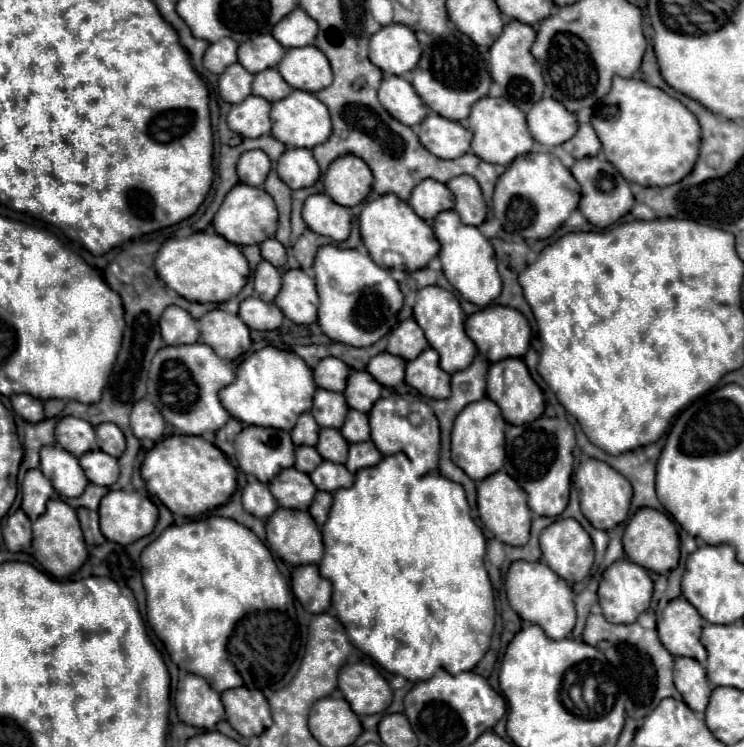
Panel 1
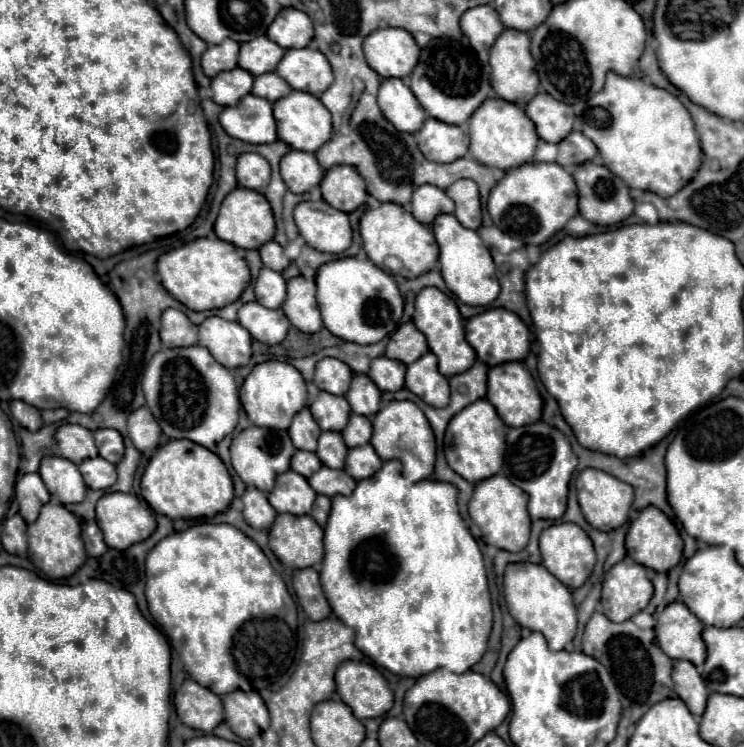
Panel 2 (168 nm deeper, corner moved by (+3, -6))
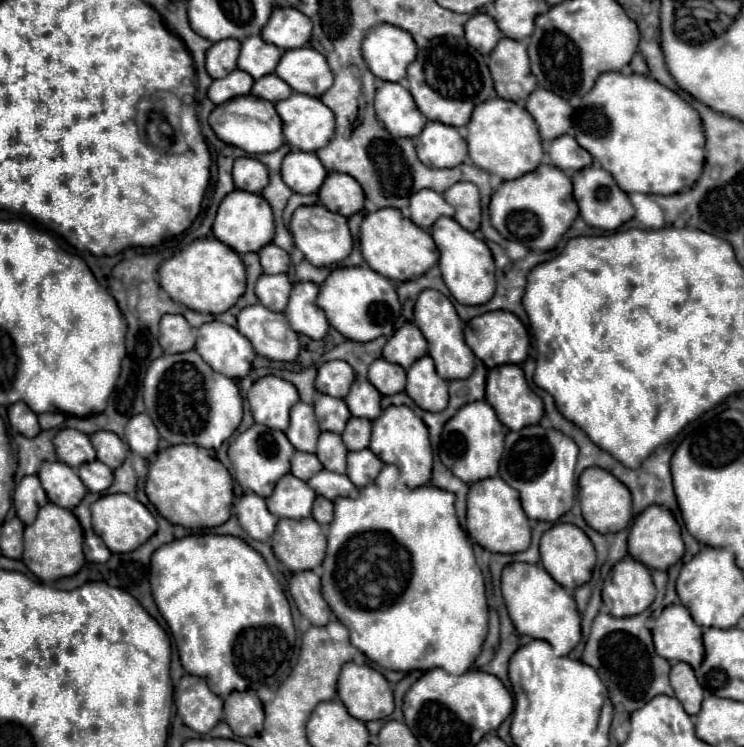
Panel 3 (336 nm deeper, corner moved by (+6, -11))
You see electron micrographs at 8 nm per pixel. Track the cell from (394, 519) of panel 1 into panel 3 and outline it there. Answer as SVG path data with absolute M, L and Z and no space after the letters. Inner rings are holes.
M384 465L384 469L378 473L372 485L360 489L358 499L336 499L334 501L334 521L328 527L328 553L322 563L322 593L328 601L330 609L342 621L350 631L350 643L358 647L370 661L378 663L380 667L392 669L392 671L414 671L414 669L434 669L440 667L444 671L450 671L452 675L466 673L474 659L480 653L480 647L488 633L488 605L486 605L486 592L482 573L476 565L476 557L472 551L472 545L462 535L462 527L456 517L454 509L454 495L450 491L442 491L434 485L422 485L416 489L408 489L404 483L398 481L398 473L394 465Z

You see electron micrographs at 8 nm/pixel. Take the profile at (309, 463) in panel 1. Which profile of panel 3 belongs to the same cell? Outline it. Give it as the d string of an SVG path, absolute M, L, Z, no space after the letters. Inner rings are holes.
M296 451L292 457L292 475L296 475L302 481L308 481L312 475L322 471L322 463L312 453Z

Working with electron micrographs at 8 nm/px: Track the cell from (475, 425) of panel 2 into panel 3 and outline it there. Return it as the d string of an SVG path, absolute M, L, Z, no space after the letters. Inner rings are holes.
M474 401L460 407L458 413L446 423L440 443L442 463L464 483L476 483L480 479L496 477L500 457L504 453L504 437L508 429L494 415L494 409L486 401Z

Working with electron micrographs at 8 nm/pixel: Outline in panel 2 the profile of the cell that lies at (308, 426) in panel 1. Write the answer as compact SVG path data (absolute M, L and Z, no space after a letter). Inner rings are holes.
M305 408L301 410L295 418L293 424L289 428L289 436L293 440L293 446L299 450L309 450L315 452L317 448L317 438L321 434L321 428L317 426L317 422L313 420L311 412Z

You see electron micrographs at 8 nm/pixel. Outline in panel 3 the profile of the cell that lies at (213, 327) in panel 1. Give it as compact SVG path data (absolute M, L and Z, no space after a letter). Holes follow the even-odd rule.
M220 321L204 323L198 329L196 351L210 363L210 367L230 379L242 379L248 375L252 361L256 359L250 341L238 333L236 327L230 327Z

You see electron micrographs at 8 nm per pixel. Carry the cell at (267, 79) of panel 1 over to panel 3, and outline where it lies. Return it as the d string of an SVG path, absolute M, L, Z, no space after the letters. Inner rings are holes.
M274 73L264 75L262 79L254 81L254 87L252 87L252 95L260 97L260 99L266 99L266 101L272 101L272 103L290 97L290 93L292 93L290 85Z

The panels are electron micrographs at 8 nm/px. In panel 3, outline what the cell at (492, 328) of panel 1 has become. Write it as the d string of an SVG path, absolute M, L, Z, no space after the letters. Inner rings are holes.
M488 311L484 315L478 315L470 319L464 325L464 337L468 347L474 351L478 359L484 361L486 367L498 367L504 363L524 363L528 353L528 331L522 325L522 321L510 313L510 311Z

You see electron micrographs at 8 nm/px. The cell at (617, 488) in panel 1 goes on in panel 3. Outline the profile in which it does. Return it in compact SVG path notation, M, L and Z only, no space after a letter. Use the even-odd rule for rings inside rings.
M588 467L580 475L578 485L580 485L578 497L580 497L580 505L582 505L582 515L584 515L584 521L592 529L606 535L606 533L618 533L628 527L628 523L632 519L632 495L630 495L628 487L624 483L620 483L610 471L600 469L600 467Z

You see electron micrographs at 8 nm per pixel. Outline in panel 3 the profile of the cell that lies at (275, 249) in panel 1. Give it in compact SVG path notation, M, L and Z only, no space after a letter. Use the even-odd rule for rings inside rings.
M274 243L262 247L262 251L258 251L258 257L264 267L264 273L286 273L290 269L290 255Z

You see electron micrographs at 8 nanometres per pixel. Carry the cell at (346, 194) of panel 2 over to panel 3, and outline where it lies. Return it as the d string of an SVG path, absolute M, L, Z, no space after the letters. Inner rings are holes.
M328 173L318 191L318 199L326 209L344 217L352 217L364 209L364 191L360 183L346 173Z

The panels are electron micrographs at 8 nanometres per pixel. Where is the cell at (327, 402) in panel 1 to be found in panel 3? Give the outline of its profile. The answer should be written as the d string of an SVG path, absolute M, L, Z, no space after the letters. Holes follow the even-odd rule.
M322 395L314 407L316 407L316 417L322 431L342 433L348 419L352 417L344 399L336 399L330 395Z

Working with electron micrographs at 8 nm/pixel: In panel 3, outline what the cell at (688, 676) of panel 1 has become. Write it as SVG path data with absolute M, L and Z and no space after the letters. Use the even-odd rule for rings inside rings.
M674 663L670 671L670 685L674 687L676 699L682 703L688 715L696 715L702 705L702 687L688 663Z

